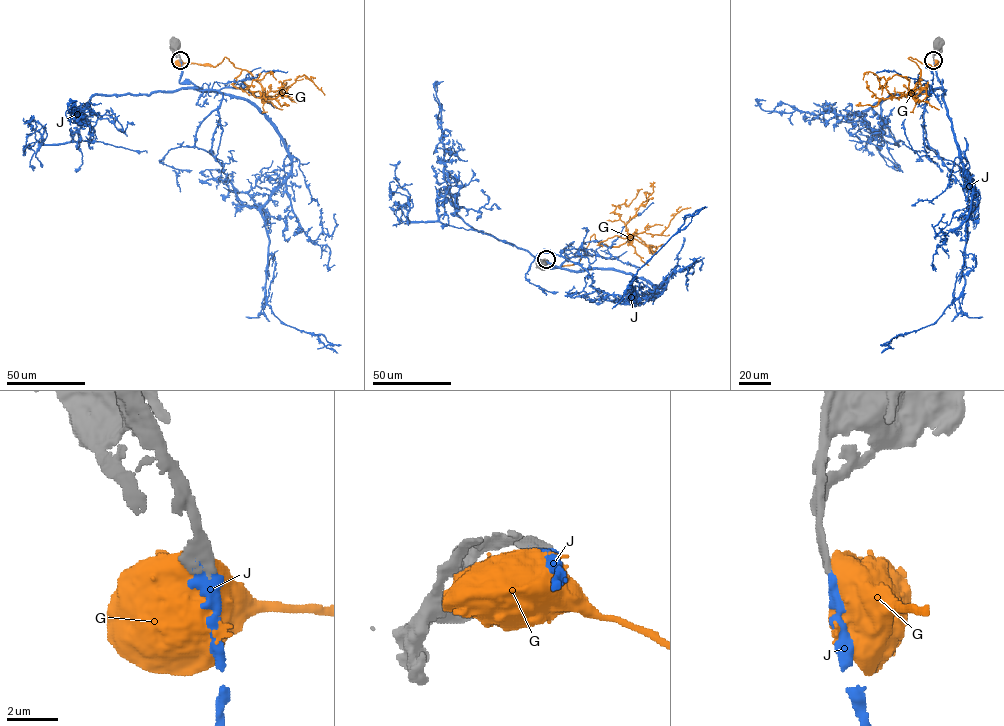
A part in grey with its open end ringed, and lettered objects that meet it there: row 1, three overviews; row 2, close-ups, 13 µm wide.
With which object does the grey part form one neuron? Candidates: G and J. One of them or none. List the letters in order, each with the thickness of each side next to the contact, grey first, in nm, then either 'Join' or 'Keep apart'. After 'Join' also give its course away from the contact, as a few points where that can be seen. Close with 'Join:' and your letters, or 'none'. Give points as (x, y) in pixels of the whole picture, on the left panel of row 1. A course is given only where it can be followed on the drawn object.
G: Thickness 500 nm (grey) against 950 nm. Keep apart
J: Thickness 500 nm (grey) against 480 nm. Join. Its course: (180, 60), (180, 83), (248, 99), (281, 139), (291, 174), (260, 211), (266, 303), (284, 323), (341, 345)
Join: J

